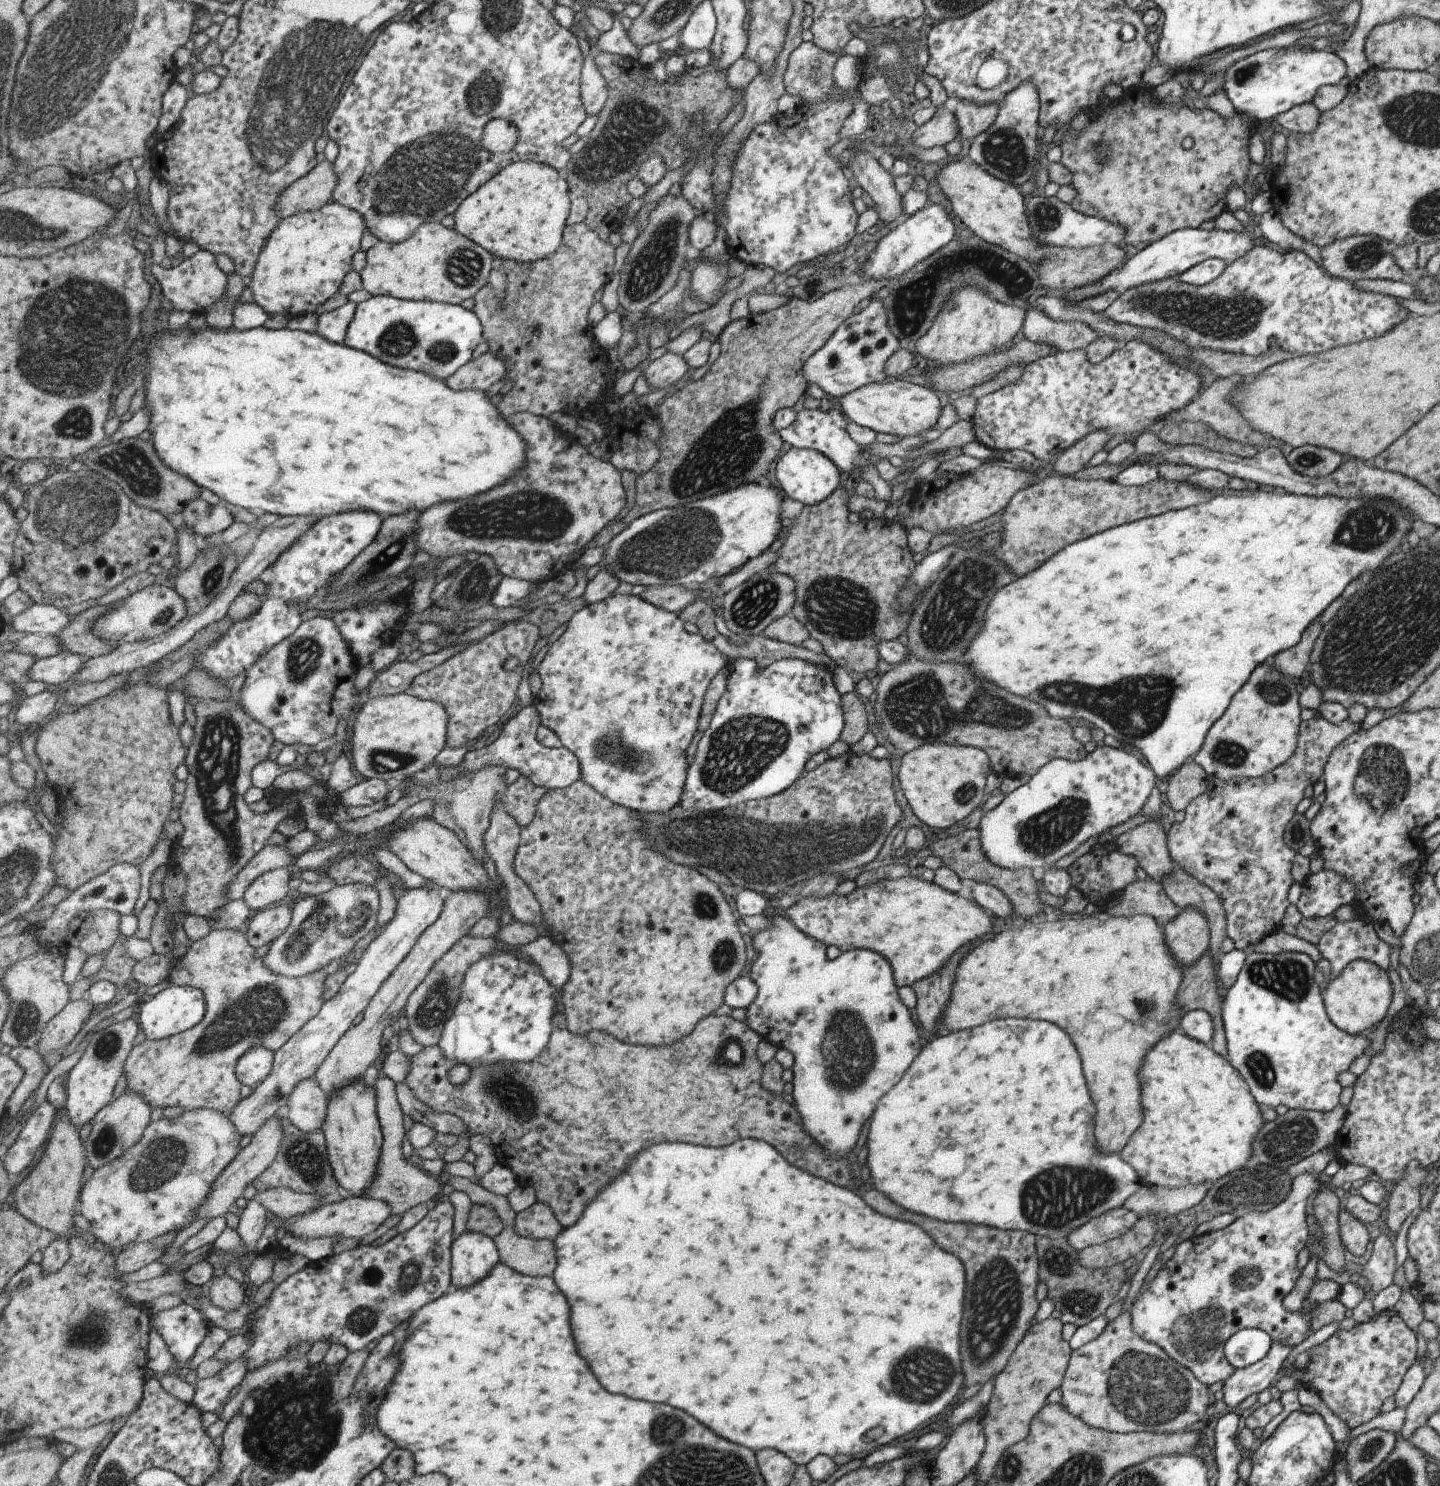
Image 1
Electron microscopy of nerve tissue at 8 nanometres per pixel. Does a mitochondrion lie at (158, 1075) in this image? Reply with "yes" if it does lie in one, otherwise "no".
no

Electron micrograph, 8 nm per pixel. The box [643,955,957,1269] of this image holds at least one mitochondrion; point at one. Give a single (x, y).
(848, 1053)

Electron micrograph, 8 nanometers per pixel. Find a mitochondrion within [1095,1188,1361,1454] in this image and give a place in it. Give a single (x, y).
(1143, 1389)

